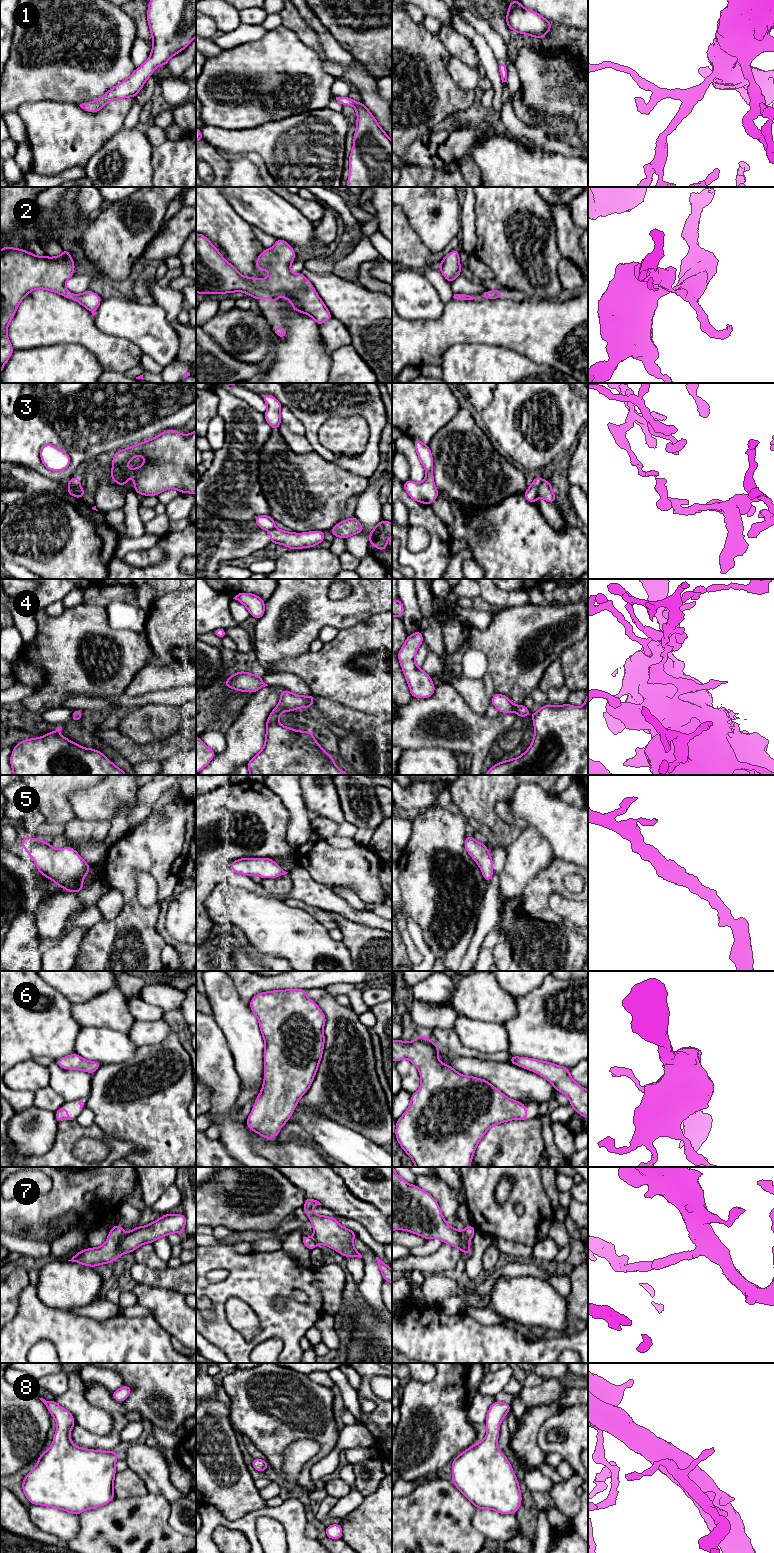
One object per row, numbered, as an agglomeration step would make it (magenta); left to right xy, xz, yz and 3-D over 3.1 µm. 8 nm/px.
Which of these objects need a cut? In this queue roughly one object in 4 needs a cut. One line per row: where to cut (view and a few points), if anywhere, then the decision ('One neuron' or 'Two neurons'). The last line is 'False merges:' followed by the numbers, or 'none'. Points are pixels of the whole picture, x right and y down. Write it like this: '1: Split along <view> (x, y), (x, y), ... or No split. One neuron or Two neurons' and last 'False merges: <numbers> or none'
1: No split. One neuron
2: No split. One neuron
3: Split along yz (542, 479), (538, 487), (538, 496). Two neurons
4: No split. One neuron
5: No split. One neuron
6: No split. One neuron
7: No split. One neuron
8: No split. One neuron
False merges: 3

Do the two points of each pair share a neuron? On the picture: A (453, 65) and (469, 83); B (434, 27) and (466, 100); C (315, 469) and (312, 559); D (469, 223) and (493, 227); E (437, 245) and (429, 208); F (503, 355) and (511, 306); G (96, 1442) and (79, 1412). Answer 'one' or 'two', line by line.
A: one
B: two
C: two
D: two
E: one
F: two
G: two

